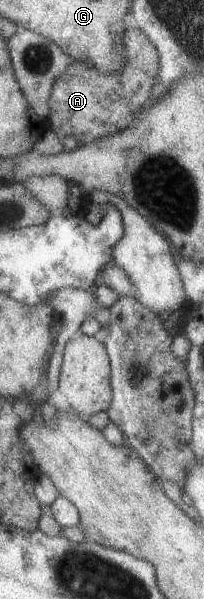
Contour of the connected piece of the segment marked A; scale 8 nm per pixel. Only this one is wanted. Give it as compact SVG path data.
M129 24L124 30L122 43L125 49L126 63L120 73L103 74L79 61L71 61L67 68L54 80L47 102L49 114L47 125L58 137L68 134L75 136L79 145L102 139L110 134L129 128L134 121L134 114L151 101L149 95L153 78L158 73L158 52L153 43L135 26Z

